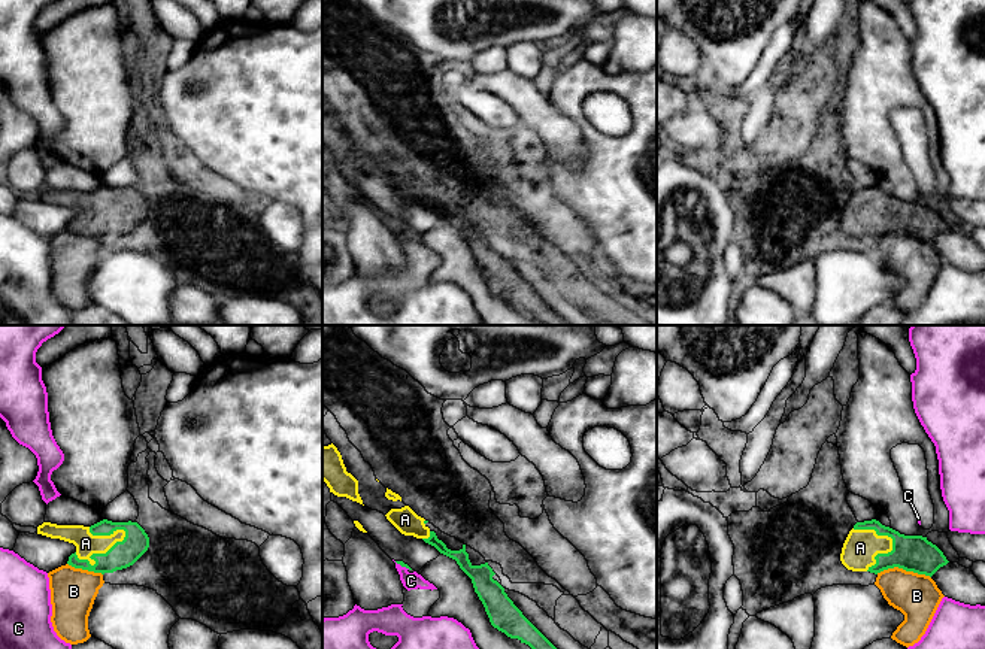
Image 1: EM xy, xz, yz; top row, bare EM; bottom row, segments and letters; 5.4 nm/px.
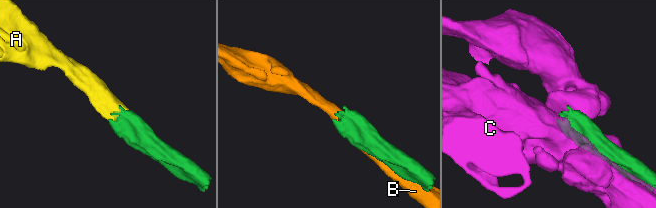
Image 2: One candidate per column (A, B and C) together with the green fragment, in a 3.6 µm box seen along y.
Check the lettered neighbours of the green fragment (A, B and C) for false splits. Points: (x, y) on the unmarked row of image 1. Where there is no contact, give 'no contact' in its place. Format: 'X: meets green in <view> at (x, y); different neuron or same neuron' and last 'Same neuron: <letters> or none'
A: meets green in xy at (102, 220); same neuron
B: meets green in yz at (903, 234); different neuron
C: meets green in xz at (402, 231); different neuron
Same neuron: A

